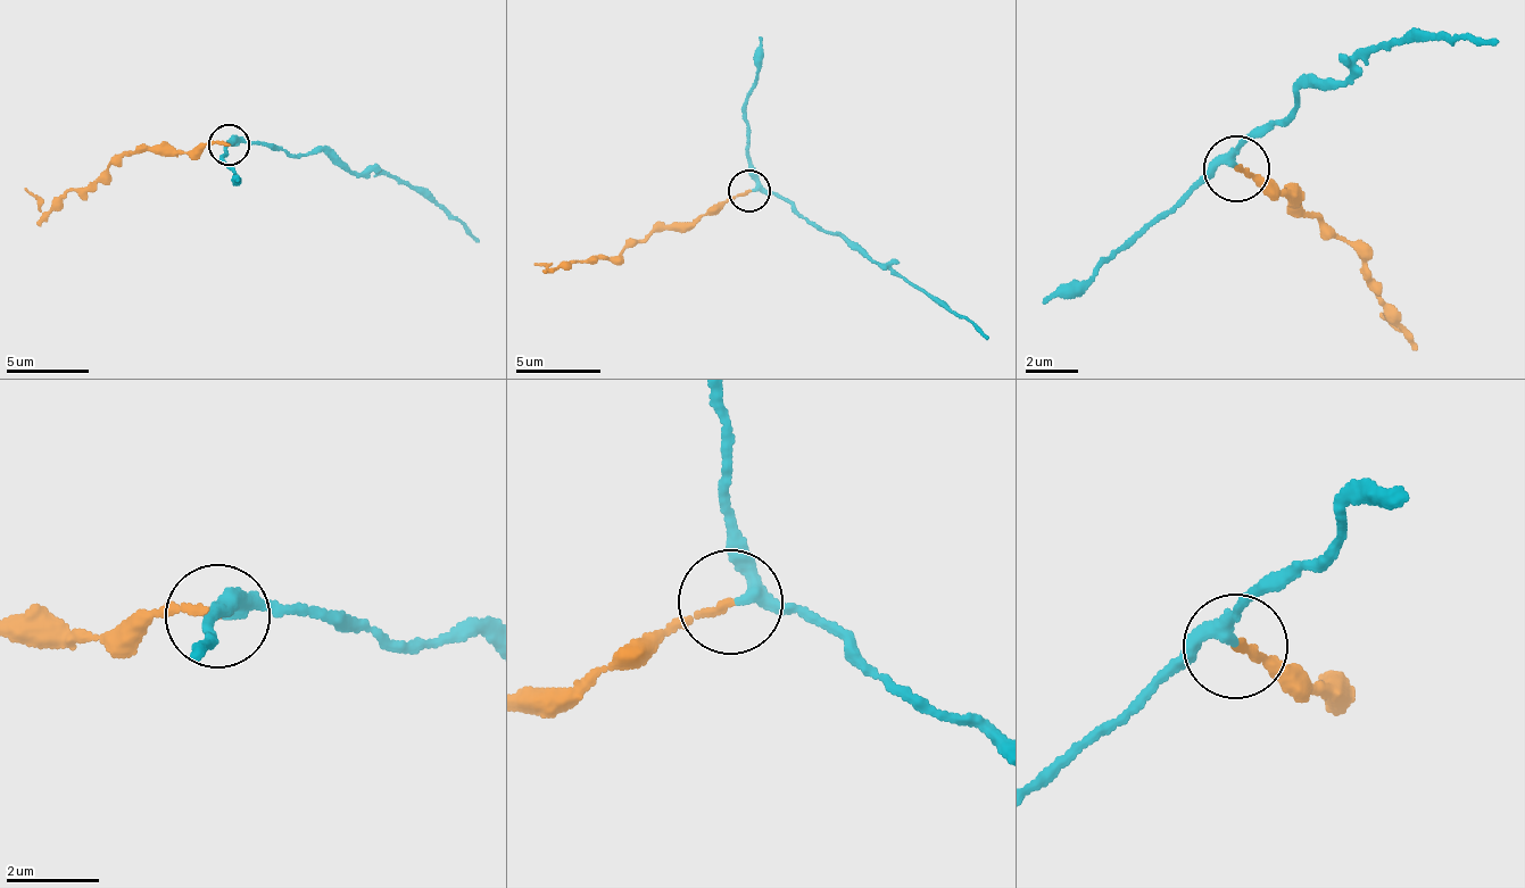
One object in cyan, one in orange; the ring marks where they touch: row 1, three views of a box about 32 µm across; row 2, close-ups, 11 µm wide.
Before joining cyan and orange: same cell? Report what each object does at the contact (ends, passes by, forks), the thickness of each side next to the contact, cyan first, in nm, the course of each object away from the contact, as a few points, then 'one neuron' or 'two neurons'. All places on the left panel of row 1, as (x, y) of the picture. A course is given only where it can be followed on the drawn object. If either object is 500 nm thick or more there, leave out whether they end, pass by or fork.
cyan passes by | orange ends | 280/160 nm | cyan via (230, 146), (258, 142), (293, 155), (320, 150), (359, 173), (407, 180), (429, 191), (479, 242) | orange via (230, 146), (201, 146), (187, 154), (138, 151), (114, 160), (96, 183), (63, 190), (48, 213), (25, 188) | two neurons

